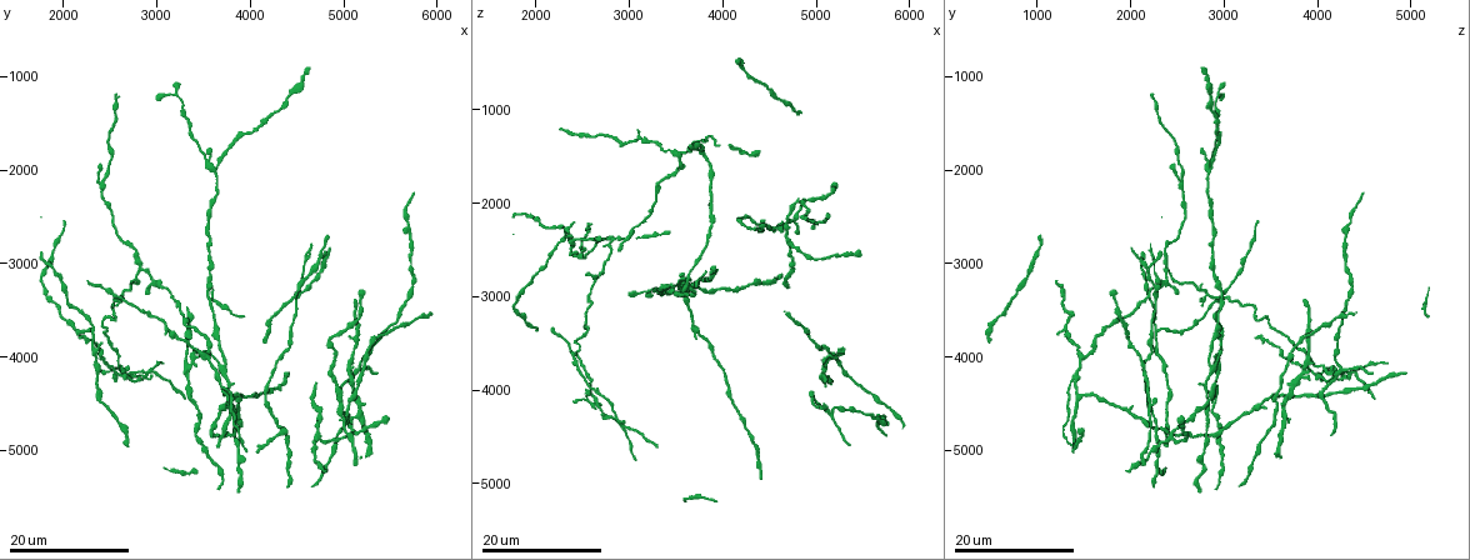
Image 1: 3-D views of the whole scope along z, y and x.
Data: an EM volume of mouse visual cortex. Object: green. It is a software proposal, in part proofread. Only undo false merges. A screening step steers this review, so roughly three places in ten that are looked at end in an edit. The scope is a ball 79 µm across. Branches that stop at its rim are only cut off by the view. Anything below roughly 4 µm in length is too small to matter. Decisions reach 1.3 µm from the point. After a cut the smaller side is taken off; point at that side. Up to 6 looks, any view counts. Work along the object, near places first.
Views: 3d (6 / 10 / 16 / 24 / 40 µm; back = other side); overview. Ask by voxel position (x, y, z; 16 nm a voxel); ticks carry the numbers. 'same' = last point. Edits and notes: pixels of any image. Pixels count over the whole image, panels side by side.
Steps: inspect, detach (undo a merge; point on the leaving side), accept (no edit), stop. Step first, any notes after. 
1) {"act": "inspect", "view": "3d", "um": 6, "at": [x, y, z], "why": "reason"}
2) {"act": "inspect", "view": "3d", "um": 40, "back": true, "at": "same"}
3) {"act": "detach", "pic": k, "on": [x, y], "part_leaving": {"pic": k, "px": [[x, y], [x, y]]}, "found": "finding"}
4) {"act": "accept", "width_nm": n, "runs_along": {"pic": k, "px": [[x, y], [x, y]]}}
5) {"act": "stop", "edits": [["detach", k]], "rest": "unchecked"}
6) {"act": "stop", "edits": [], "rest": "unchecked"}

{"act": "inspect", "view": "3d", "um": 16, "at": [3700, 4250, 1400], "why": "branch point"}

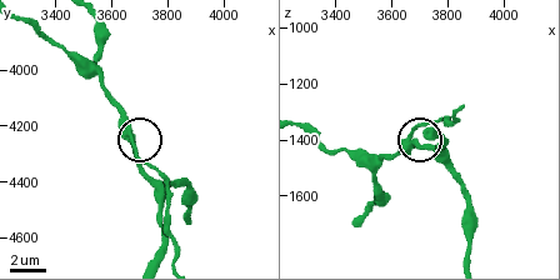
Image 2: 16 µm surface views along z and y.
{"act": "inspect", "view": "3d", "um": 6, "at": [3670, 4250, 1380]}

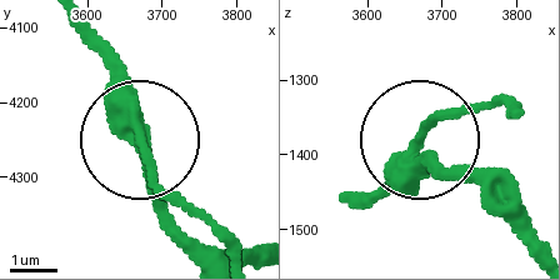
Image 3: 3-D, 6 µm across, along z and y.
{"act": "detach", "pic": 3, "on": [154, 174], "arms": 3, "part_leaving": {"pic": 3, "px": [[419, 144], [444, 120], [511, 108]]}, "found": "two cells meet here"}

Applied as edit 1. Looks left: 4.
{"act": "inspect", "view": "3d", "um": 24, "at": [3100, 3700, 1300]}

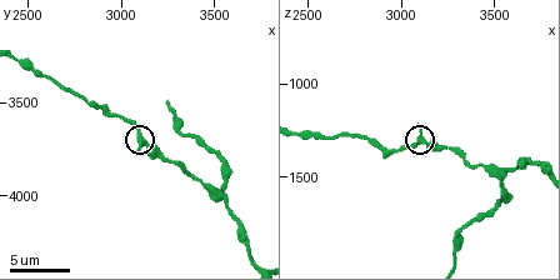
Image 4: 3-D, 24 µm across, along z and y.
{"act": "inspect", "view": "3d", "um": 10, "at": [3100, 3700, 1320], "why": "zoom in"}

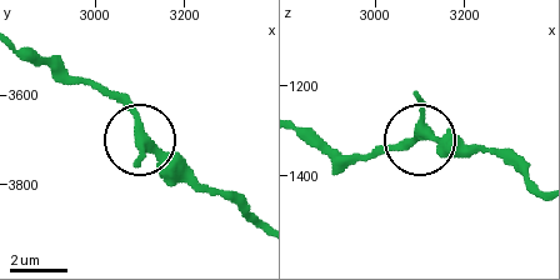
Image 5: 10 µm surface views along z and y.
{"act": "accept", "found": "all the same cell"}

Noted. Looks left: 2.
{"act": "inspect", "view": "3d", "um": 24, "at": [2300, 3700, 2250], "why": "three arms meet"}

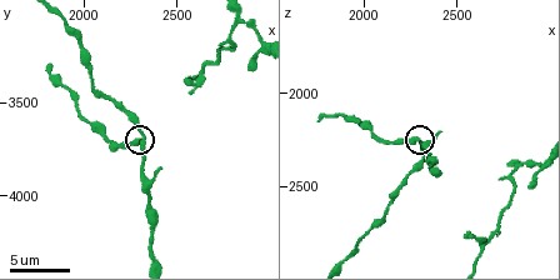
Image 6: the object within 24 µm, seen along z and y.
{"act": "inspect", "view": "3d", "um": 6, "at": "same", "why": "zoom in"}

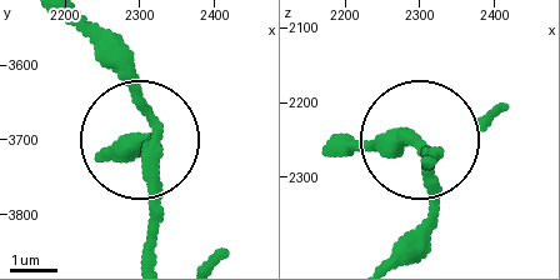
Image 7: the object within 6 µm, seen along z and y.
{"act": "accept", "found": "one cell here"}

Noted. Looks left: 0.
{"act": "stop", "edits": [["detach", 3]], "rest": "unchecked"}

